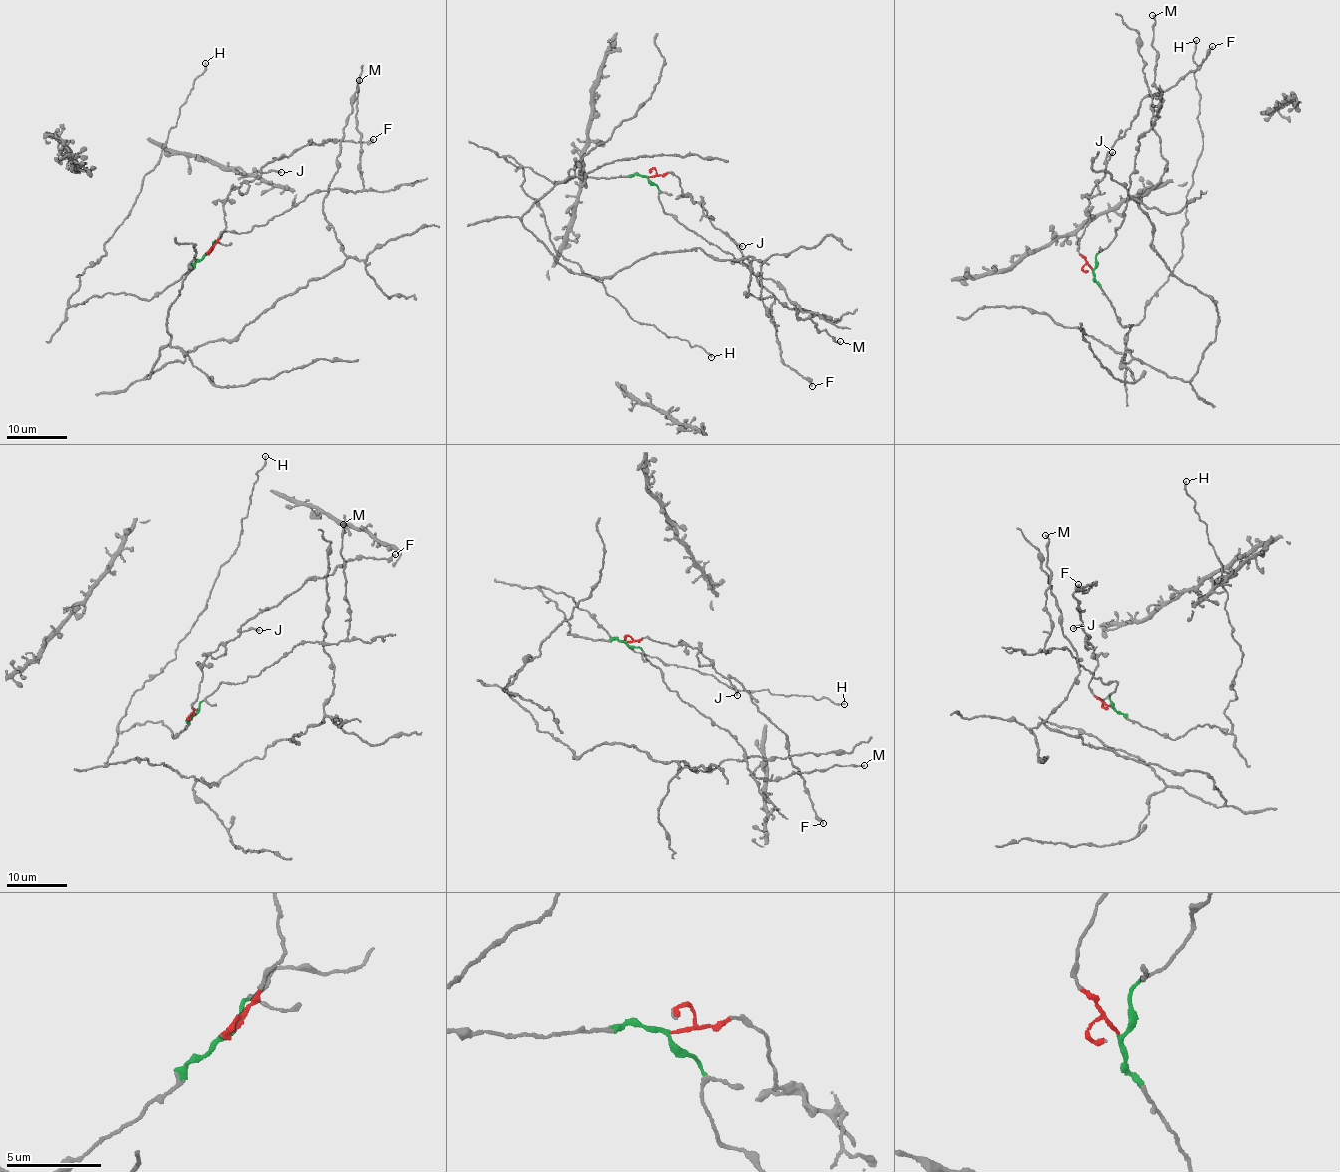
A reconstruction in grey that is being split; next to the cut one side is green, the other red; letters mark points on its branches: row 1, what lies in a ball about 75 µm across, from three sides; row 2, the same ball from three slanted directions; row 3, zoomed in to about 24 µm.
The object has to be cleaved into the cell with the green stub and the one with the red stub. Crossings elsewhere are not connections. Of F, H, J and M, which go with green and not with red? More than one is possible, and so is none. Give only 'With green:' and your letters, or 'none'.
With green: H, M

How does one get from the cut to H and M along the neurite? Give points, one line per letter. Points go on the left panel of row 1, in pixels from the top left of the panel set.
H: (207, 253), (150, 300), (121, 294), (69, 305), (77, 275), (106, 254), (104, 243), (154, 168), (205, 62)
M: (207, 253), (224, 231), (246, 233), (315, 192), (363, 188), (361, 132), (355, 115), (360, 81)

